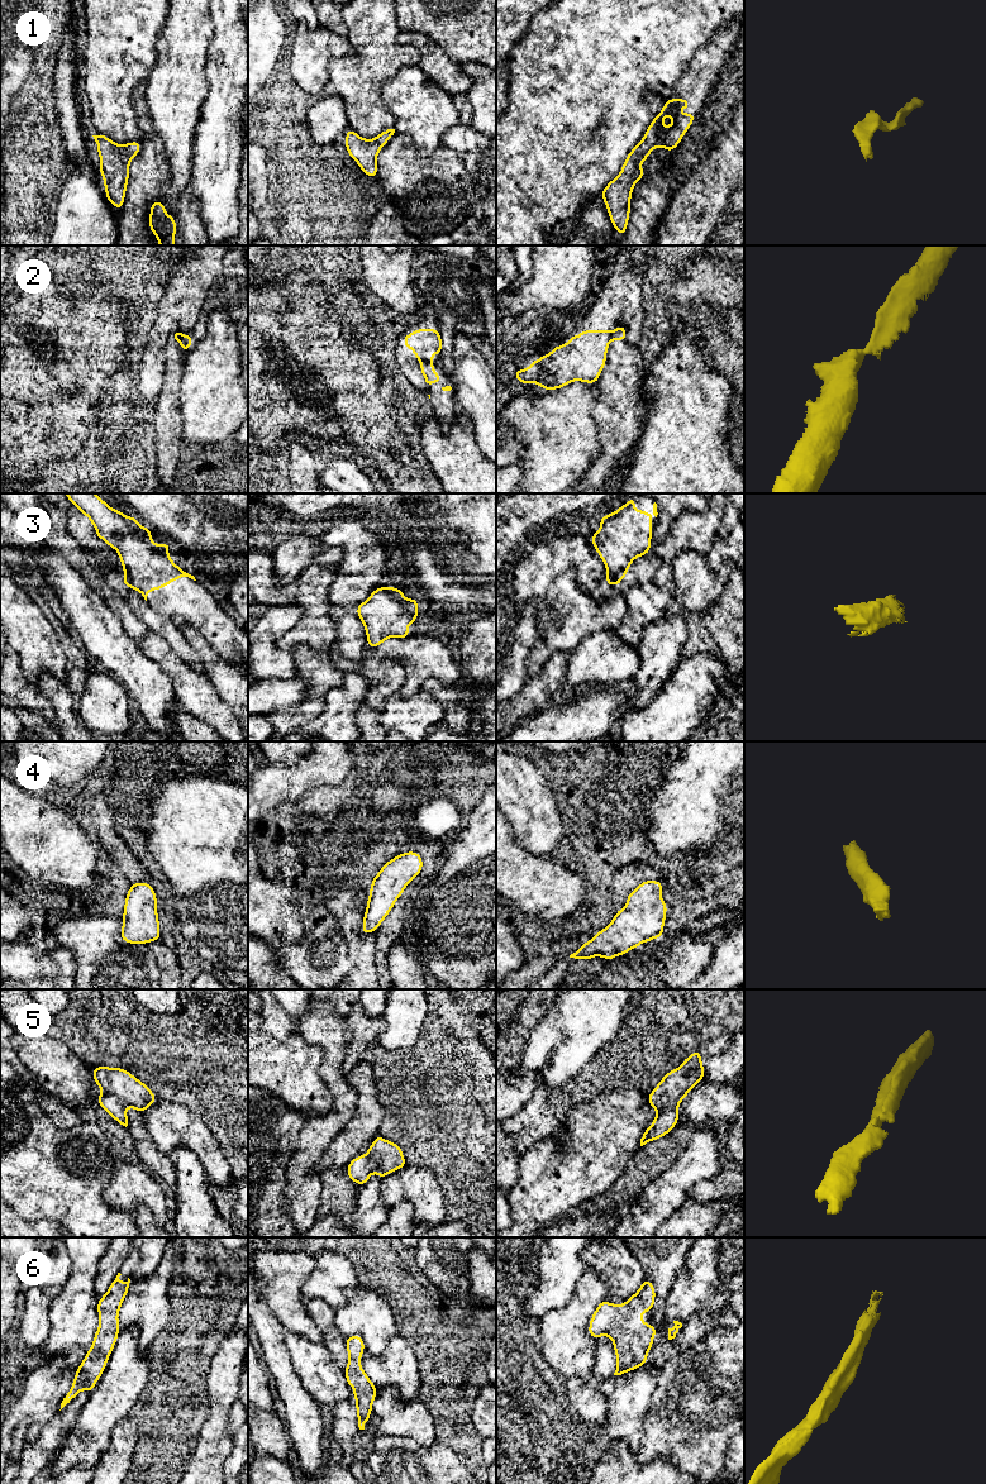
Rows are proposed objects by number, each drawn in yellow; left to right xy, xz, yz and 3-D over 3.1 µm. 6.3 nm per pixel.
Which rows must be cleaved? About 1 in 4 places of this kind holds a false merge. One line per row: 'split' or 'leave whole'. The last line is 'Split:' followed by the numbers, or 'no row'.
1: leave whole
2: split
3: leave whole
4: leave whole
5: leave whole
6: leave whole
Split: 2

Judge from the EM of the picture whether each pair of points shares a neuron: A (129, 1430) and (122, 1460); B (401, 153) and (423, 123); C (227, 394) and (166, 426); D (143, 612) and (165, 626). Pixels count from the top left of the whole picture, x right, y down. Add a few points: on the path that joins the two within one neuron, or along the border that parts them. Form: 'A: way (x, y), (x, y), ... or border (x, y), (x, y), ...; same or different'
A: way (124, 1437), (122, 1453); same
B: border (395, 130), (408, 134), (423, 157), (439, 147); different
C: border (179, 389), (182, 447); different
D: way (148, 615), (160, 625); same

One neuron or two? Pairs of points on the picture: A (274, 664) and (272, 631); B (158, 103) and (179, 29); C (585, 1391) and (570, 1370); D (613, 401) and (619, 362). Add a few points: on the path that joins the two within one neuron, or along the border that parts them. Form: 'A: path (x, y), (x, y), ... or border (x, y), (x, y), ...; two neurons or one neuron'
A: path (270, 657), (270, 639); one neuron
B: path (172, 85), (179, 47); one neuron
C: border (589, 1377), (567, 1379); two neurons
D: path (617, 391), (619, 372); one neuron

